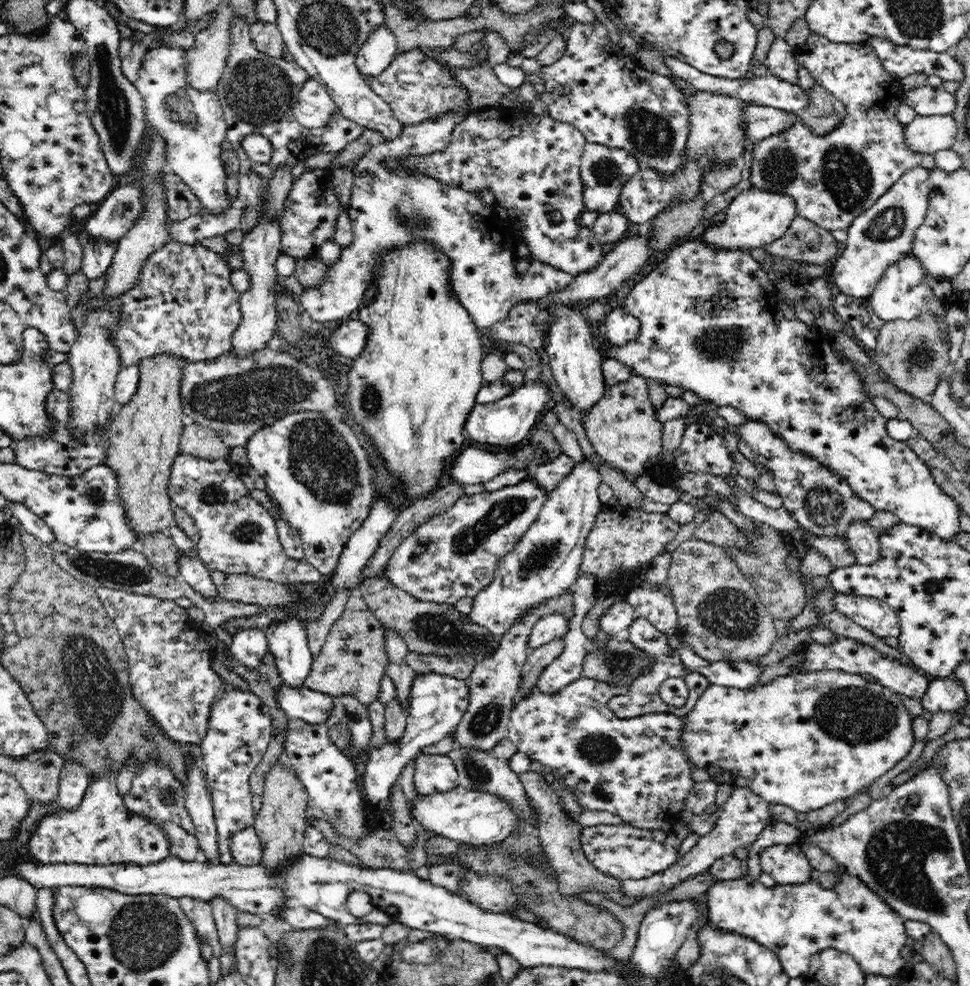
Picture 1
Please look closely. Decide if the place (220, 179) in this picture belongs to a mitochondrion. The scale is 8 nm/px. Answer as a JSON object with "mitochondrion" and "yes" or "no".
{"mitochondrion":"no"}

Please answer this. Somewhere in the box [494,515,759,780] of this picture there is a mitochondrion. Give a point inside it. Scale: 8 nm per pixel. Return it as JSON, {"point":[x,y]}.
{"point":[597,748]}

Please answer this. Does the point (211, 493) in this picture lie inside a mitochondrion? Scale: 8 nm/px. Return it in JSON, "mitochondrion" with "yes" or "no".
{"mitochondrion":"yes"}

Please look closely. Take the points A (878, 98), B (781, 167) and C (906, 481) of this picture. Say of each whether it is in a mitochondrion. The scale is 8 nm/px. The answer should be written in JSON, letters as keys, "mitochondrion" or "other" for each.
{"A":"other","B":"mitochondrion","C":"other"}

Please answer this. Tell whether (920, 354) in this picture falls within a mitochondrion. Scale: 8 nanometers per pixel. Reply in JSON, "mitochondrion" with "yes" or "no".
{"mitochondrion":"yes"}

